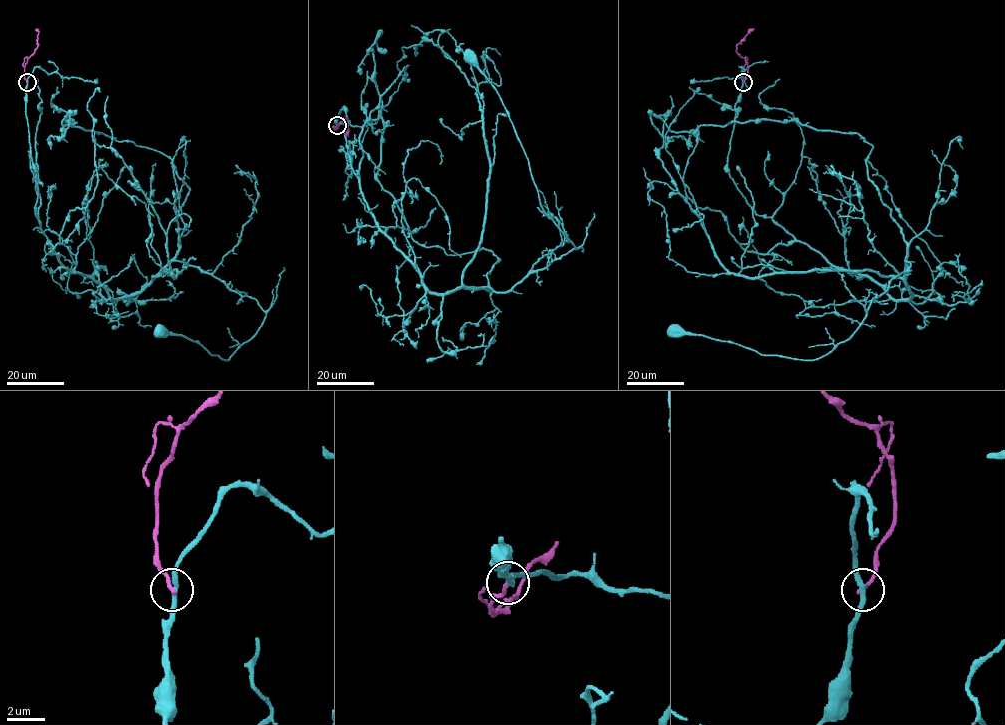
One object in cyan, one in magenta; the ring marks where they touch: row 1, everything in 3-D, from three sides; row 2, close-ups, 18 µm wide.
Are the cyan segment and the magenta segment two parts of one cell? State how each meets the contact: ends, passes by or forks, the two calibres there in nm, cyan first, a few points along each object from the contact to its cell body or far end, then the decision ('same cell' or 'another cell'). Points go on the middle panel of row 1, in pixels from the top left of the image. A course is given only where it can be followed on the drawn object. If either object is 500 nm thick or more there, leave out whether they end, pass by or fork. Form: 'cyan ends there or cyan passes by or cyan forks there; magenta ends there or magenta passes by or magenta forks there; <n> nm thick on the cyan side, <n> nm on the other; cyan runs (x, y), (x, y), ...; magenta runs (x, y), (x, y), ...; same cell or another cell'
cyan passes by; magenta ends there; 260 nm thick on the cyan side, 240 nm on the other; cyan runs (337, 125), (344, 109), (363, 200), (430, 291), (508, 292), (576, 248), (543, 209), (508, 112), (470, 55); magenta runs (337, 125), (334, 129), (347, 118), (349, 136); another cell

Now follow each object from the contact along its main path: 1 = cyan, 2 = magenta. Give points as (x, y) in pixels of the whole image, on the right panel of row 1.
1: (743, 82), (727, 171), (742, 196), (833, 265), (911, 296), (905, 260), (860, 326), (812, 360), (673, 331)
2: (743, 82), (747, 63), (737, 53), (736, 45), (754, 28)

